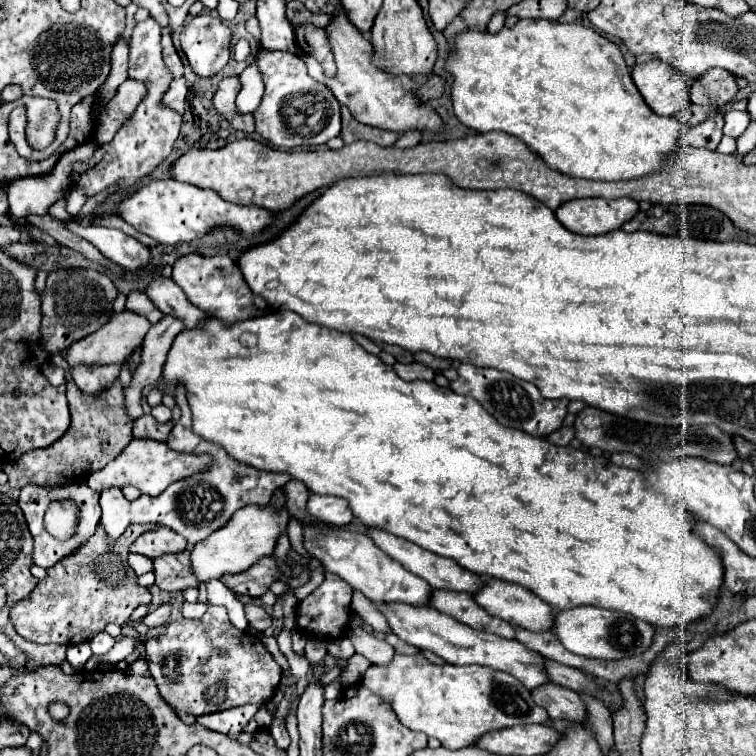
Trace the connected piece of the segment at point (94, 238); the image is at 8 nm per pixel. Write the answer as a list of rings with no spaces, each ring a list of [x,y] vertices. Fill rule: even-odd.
[[[87,226],[87,228],[81,228],[81,232],[83,234],[79,236],[91,242],[103,256],[107,256],[111,262],[127,270],[137,270],[139,266],[145,266],[149,260],[149,248],[121,230]]]

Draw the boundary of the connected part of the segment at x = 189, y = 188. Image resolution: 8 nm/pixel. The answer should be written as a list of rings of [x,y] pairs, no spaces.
[[[151,180],[151,184],[131,192],[117,206],[117,216],[131,224],[135,230],[151,236],[159,244],[179,244],[201,238],[215,226],[235,226],[243,234],[255,234],[271,224],[273,214],[259,206],[241,206],[221,200],[213,190],[201,190],[193,184],[179,180]]]

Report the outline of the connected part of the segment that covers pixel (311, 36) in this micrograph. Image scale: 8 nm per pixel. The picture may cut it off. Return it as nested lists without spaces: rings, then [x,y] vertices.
[[[301,26],[301,28],[295,28],[295,38],[297,38],[299,50],[303,54],[313,56],[317,62],[321,62],[327,76],[333,76],[337,72],[335,58],[333,58],[325,30],[317,26]]]

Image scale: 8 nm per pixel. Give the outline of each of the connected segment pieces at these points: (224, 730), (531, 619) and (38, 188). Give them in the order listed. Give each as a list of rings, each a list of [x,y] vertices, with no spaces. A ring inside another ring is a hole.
[[[245,704],[245,706],[239,706],[239,708],[213,712],[209,716],[199,716],[197,724],[205,726],[213,732],[221,732],[225,736],[237,736],[261,706],[263,704]]]
[[[489,578],[489,580],[485,580],[485,586],[481,586],[477,594],[473,594],[473,600],[479,606],[483,606],[491,616],[505,620],[511,626],[521,626],[521,628],[527,628],[533,632],[541,632],[541,630],[549,630],[553,624],[553,608],[549,604],[545,604],[539,596],[529,592],[527,588],[513,584],[513,582]]]
[[[95,142],[83,144],[81,148],[69,150],[65,158],[57,162],[57,168],[45,180],[15,180],[9,184],[9,212],[17,218],[27,218],[29,214],[47,214],[47,210],[63,198],[71,188],[73,164],[85,162],[95,152]]]

